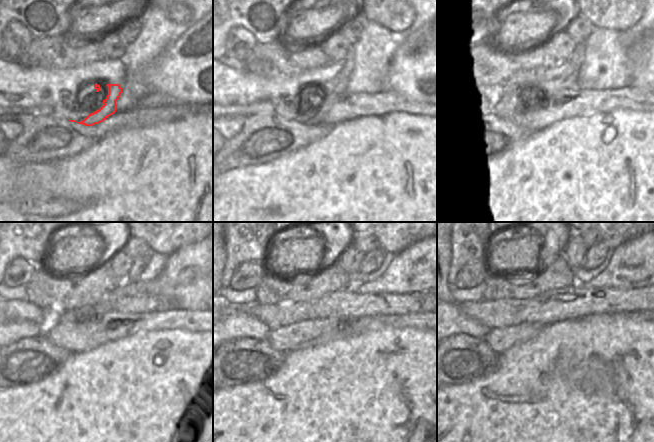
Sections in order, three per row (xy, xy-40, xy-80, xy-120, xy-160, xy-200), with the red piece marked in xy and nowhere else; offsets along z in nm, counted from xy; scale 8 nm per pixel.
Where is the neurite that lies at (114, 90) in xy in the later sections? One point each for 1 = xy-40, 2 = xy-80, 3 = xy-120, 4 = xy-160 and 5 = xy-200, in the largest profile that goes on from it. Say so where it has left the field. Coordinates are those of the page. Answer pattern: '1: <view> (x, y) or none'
1: xy-40 (331, 90)
2: xy-80 (567, 81)
3: xy-120 (128, 287)
4: xy-160 (371, 260)
5: xy-200 (595, 255)

